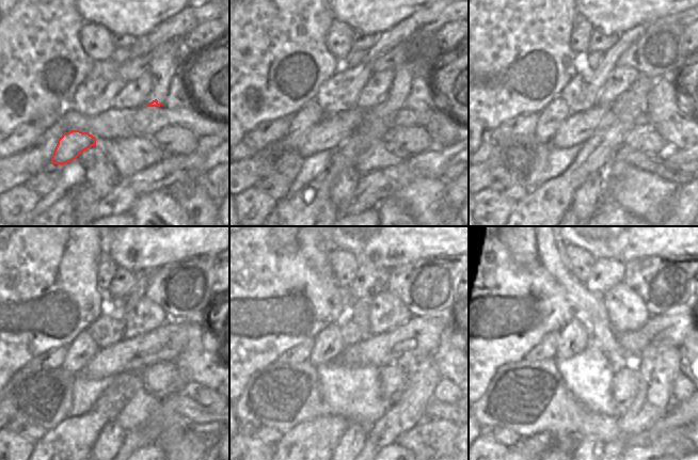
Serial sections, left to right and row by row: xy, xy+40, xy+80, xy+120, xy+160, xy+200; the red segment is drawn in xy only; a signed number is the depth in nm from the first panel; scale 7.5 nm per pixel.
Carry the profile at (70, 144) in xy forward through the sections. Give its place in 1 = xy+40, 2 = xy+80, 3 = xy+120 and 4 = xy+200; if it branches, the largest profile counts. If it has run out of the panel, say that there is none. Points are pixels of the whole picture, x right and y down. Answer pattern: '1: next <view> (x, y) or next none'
1: next xy+40 (330, 133)
2: next xy+80 (576, 128)
3: next xy+120 (158, 346)
4: next xy+200 (673, 329)

